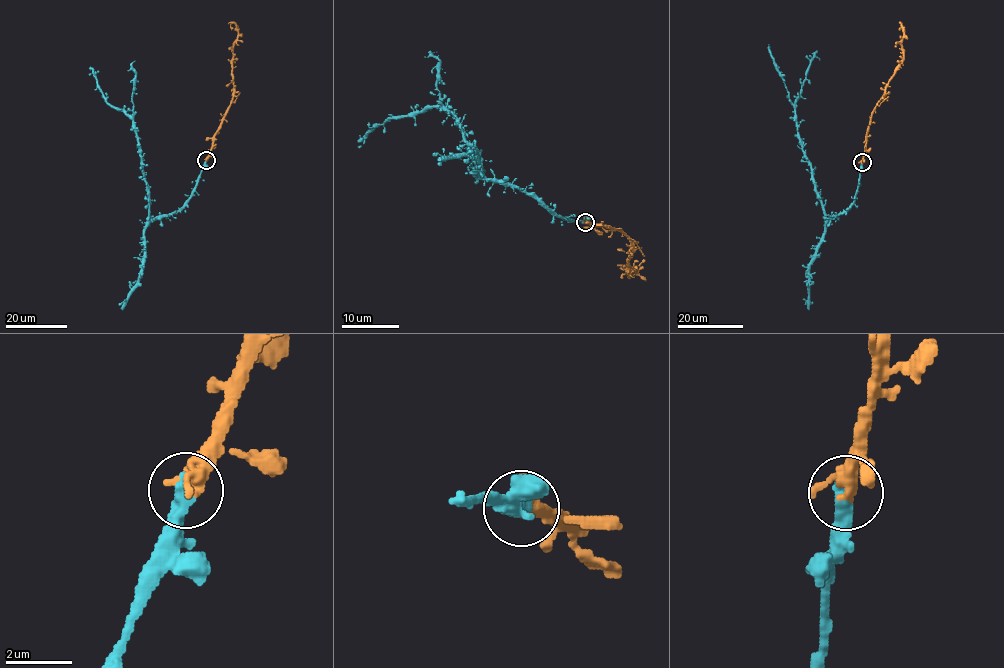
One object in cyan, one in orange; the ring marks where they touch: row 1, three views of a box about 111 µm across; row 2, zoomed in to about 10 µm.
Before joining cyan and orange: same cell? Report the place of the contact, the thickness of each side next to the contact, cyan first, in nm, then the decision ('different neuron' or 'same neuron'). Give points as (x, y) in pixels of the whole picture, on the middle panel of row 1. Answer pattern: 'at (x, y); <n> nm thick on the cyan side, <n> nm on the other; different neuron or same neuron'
at (585, 222); 480 nm thick on the cyan side, 360 nm on the other; same neuron

